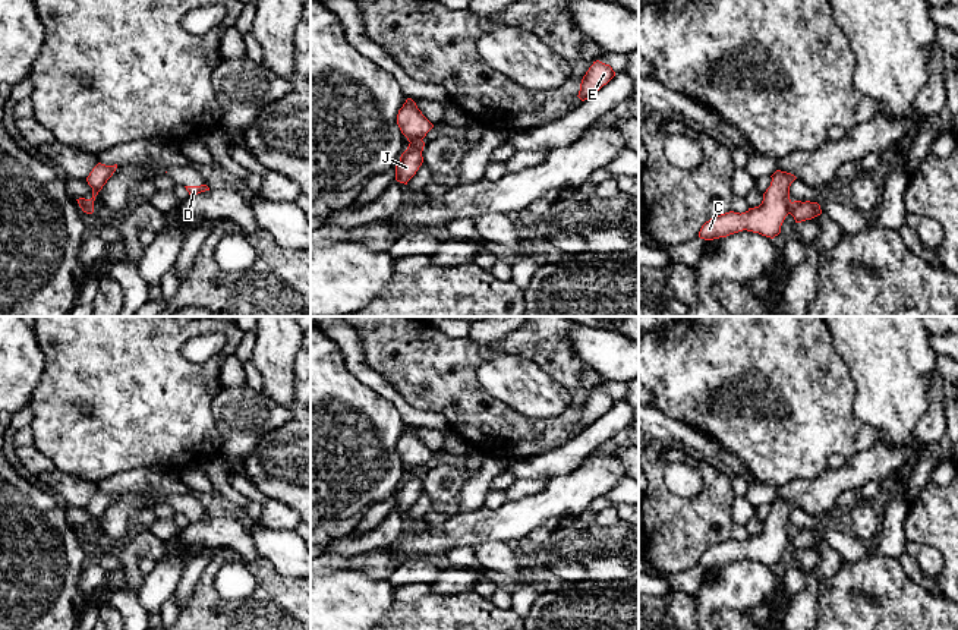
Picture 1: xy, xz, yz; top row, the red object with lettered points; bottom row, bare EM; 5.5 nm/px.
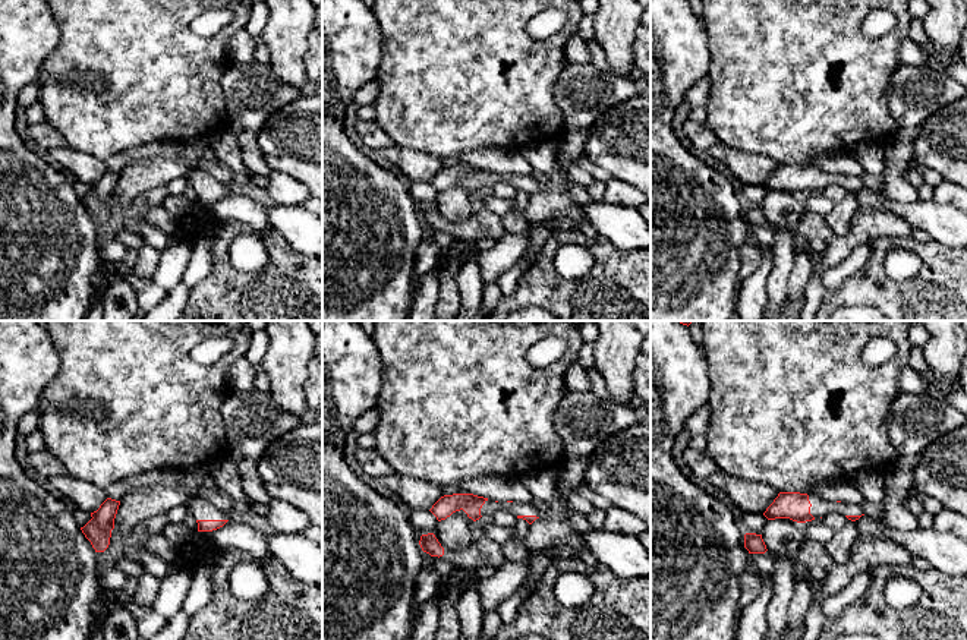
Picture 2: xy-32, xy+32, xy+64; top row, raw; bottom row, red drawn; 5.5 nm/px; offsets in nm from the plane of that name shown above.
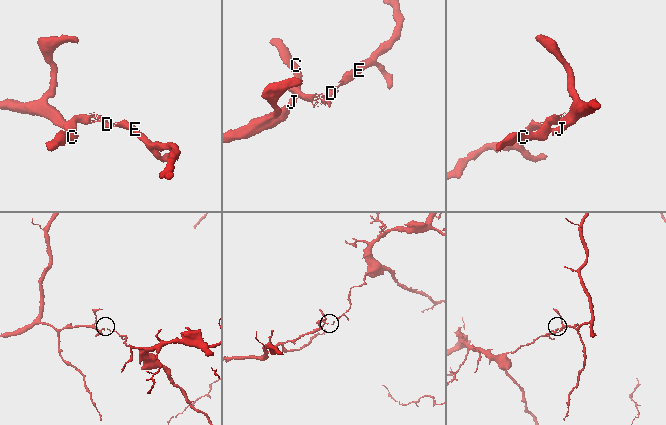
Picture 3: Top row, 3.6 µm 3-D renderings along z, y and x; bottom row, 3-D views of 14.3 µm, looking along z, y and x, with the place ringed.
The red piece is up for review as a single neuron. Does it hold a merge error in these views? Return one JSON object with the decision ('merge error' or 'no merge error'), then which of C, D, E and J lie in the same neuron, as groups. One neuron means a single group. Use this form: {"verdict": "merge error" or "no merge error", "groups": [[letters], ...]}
{"verdict": "merge error", "groups": [["C", "D", "E"], ["J"]]}

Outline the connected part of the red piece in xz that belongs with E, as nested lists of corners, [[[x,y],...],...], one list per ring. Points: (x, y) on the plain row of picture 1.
[[[599,388],[593,390],[593,393],[589,396],[589,399],[582,407],[580,419],[577,425],[582,429],[587,428],[590,423],[599,419],[604,413],[606,413],[614,404],[615,404],[615,400],[609,393],[605,393]]]

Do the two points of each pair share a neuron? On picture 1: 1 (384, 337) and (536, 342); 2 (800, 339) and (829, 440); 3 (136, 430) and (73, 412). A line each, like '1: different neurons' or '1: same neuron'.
1: same neuron
2: same neuron
3: same neuron

